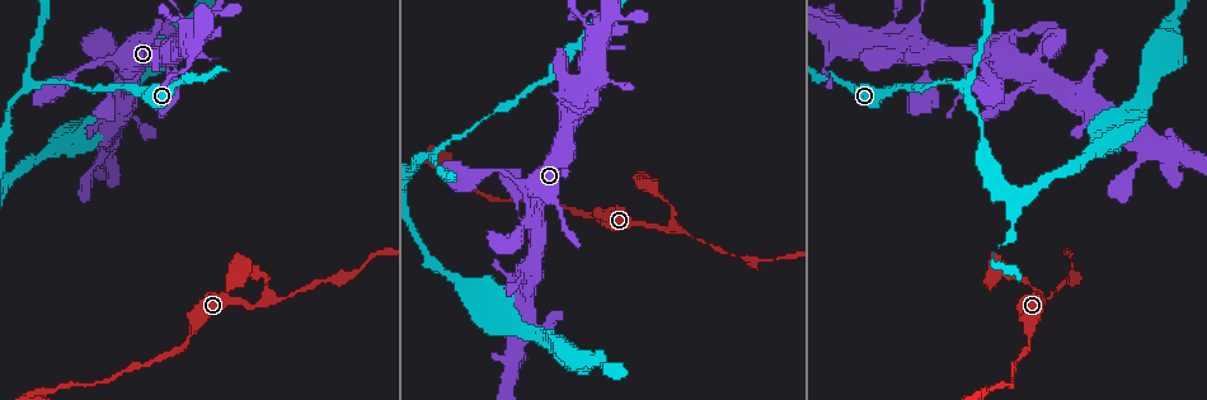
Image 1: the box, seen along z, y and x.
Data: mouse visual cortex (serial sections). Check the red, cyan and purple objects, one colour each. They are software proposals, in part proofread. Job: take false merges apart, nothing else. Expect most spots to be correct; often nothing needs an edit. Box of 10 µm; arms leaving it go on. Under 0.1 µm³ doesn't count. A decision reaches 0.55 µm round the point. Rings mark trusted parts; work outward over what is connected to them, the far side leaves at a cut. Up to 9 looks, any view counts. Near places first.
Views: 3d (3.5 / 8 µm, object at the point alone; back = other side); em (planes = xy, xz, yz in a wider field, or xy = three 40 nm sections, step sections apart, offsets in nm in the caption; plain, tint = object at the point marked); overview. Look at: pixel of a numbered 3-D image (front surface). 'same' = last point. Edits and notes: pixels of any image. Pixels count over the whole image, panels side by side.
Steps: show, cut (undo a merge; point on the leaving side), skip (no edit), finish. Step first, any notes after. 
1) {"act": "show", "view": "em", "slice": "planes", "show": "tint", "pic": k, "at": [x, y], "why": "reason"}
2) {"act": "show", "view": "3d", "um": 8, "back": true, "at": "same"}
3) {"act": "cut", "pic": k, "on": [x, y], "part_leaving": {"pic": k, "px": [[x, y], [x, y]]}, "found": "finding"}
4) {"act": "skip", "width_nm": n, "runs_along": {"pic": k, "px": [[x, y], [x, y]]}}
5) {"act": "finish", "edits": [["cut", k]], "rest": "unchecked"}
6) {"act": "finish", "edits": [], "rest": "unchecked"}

{"act": "show", "view": "3d", "um": 3.5, "back": true, "pic": 1, "at": [1040, 80], "why": "sharp bend"}

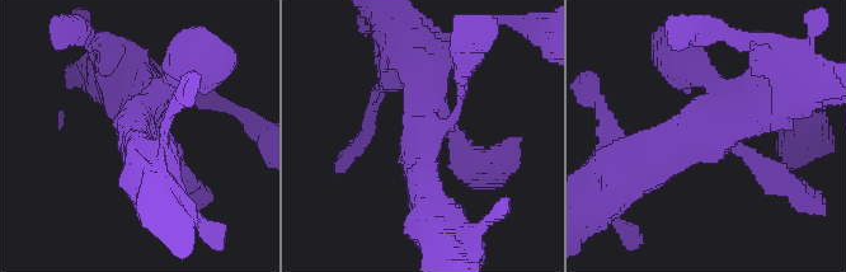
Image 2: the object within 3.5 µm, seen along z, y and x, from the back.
{"act": "show", "view": "em", "slice": "xy", "step": 1, "show": "tint", "pic": 2, "at": [708, 133], "arms": 4, "arm_widths_nm": [150, 350, 500, 500], "why": "now the EM"}

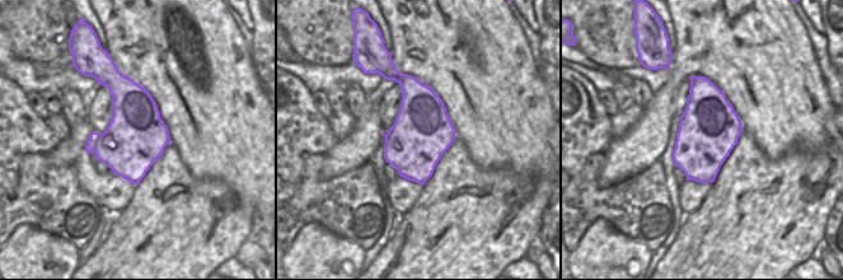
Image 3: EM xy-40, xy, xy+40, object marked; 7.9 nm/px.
{"act": "skip", "width_nm": 480, "runs_along": {"pic": 2, "px": [[781, 95], [635, 159]]}, "found": "one cell here"}

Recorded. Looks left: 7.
{"act": "show", "view": "3d", "um": 3.5, "pic": 1, "at": [1042, 300]}

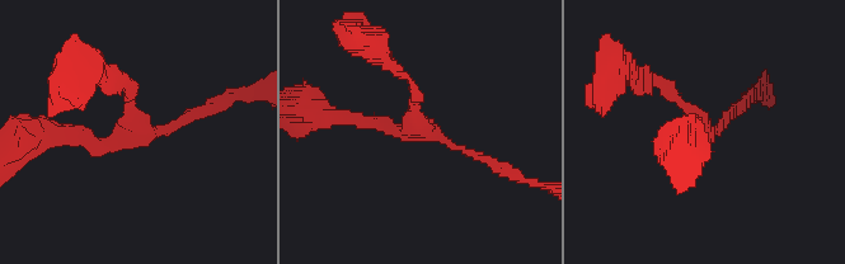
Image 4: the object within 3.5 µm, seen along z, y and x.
{"act": "show", "view": "em", "slice": "xy", "step": 1, "show": "tint", "pic": 4, "at": [419, 129], "arms": 3, "arm_widths_nm": [150, 150, 150], "why": "shape alone is not enough"}

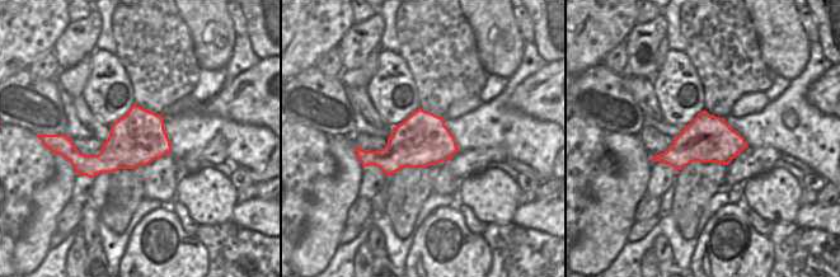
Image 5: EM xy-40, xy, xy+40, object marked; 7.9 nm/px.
{"act": "skip", "found": "continuous, no second cell"}

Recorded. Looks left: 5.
{"act": "show", "view": "3d", "um": 3.5, "back": true, "pic": 1, "at": [1029, 342], "why": "calibre changes"}

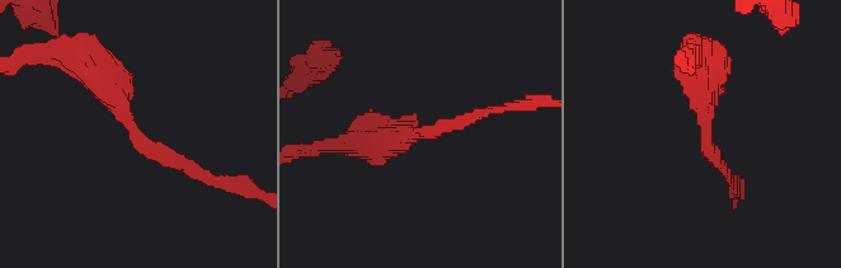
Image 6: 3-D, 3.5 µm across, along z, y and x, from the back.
{"act": "show", "view": "em", "slice": "xy", "step": 3, "show": "tint", "pic": 6, "at": [142, 139]}

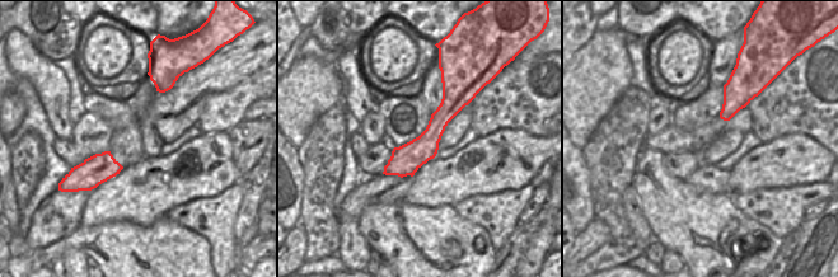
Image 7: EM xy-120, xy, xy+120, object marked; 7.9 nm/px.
{"act": "show", "view": "em", "slice": "planes", "show": "tint", "at": "same", "why": "another direction"}

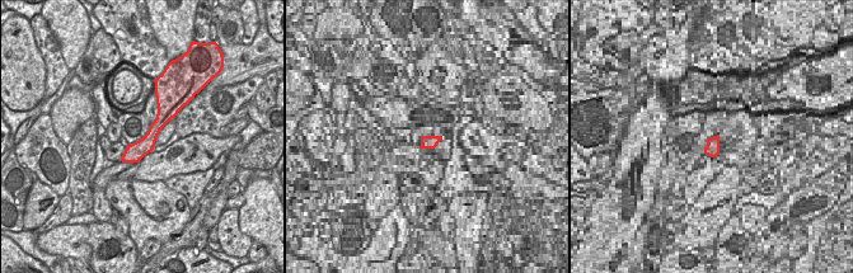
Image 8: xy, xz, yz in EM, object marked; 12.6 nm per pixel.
{"act": "skip", "width_nm": 240, "runs_along": {"pic": 6, "px": [[90, 70], [149, 147], [211, 179]]}, "found": "all the same cell"}

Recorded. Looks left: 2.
{"act": "show", "view": "3d", "um": 3.5, "pic": 1, "at": [579, 89], "why": "narrows sharply"}

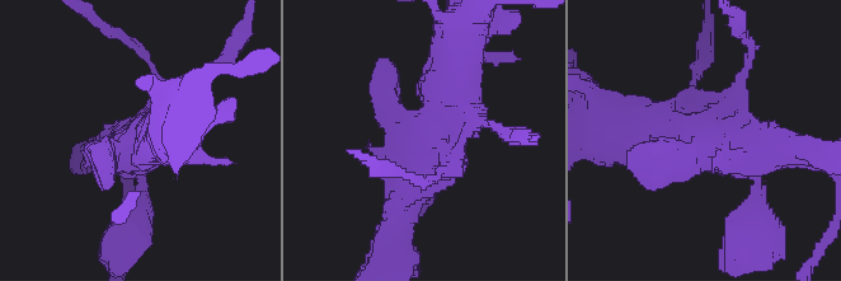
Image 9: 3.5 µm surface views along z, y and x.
{"act": "show", "view": "em", "slice": "xy", "step": 3, "show": "tint", "pic": 9, "at": [424, 138]}

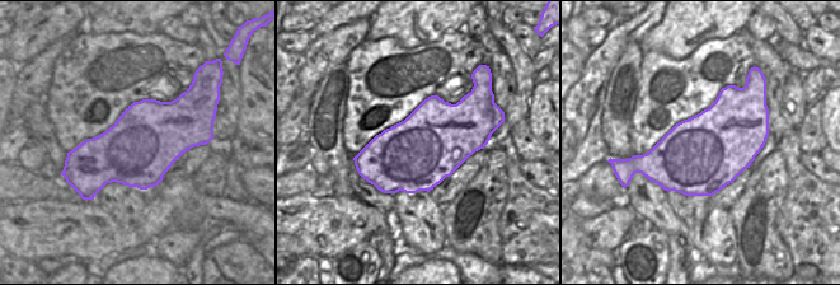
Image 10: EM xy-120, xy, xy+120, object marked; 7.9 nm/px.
{"act": "skip", "runs_along": {"pic": 9, "px": [[394, 238], [445, 85]]}, "found": "continuous, no second cell"}

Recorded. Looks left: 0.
{"act": "finish", "edits": [], "rest": "unchecked"}

